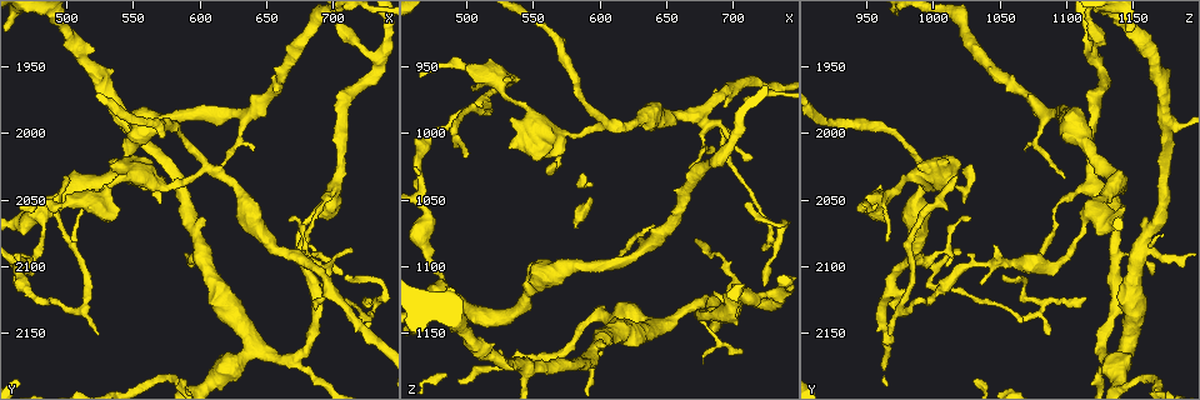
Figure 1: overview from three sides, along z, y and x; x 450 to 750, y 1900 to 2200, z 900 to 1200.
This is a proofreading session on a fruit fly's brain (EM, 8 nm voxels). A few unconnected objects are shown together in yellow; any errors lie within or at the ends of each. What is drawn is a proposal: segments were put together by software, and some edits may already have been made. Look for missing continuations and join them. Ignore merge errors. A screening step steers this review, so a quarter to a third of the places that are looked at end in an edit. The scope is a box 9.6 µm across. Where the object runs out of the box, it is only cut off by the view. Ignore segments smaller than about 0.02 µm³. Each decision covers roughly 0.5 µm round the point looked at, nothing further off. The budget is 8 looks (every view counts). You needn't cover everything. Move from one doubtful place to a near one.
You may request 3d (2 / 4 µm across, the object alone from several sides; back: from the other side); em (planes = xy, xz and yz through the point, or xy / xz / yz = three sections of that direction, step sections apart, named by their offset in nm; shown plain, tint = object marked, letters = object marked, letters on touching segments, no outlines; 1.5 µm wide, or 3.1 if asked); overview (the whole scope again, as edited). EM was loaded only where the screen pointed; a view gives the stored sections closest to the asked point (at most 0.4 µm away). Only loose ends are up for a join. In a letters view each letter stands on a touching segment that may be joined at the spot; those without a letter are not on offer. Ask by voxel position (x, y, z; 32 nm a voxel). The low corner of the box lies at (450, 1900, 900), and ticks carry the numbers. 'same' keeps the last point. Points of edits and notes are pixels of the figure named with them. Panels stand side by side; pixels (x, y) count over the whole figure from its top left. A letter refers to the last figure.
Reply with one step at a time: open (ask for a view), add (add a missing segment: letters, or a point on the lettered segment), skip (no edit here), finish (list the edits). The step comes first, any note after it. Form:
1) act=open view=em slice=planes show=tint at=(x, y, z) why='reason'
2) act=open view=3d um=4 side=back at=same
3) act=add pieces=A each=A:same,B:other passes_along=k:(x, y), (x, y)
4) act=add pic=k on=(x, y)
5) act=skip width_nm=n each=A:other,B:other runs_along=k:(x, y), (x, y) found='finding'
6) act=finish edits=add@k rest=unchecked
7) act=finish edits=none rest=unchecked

act=open view=3d um=4 at=(526, 2150, 968) why='thin end'

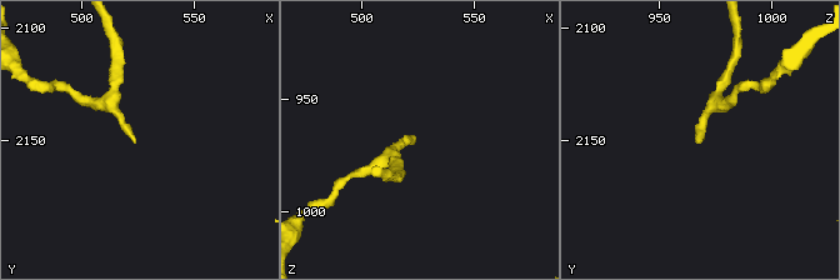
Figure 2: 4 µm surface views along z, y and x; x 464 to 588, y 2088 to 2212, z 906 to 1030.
act=open view=em slice=yz step=8 show=letters at=(524, 2150, 966)

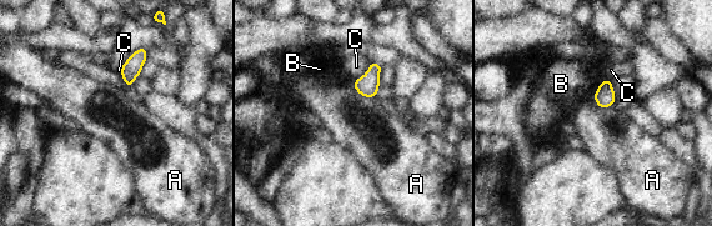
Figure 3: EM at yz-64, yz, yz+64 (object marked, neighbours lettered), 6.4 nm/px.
act=open view=em slice=planes show=letters at=same

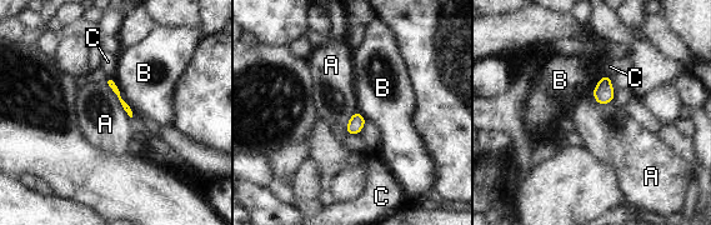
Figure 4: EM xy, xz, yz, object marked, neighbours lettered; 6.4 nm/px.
act=skip longest_contact=A:300nm each=A:other,B:other,C:other runs_along=4:(108, 79), (130, 114) found='no lettered segment goes on from it'

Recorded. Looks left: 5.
act=open view=em slice=yz step=8 show=letters at=(726, 2124, 1114) why='tapers out'

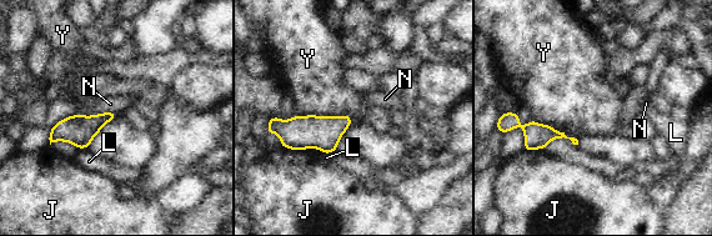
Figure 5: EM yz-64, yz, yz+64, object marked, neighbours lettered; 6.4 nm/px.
act=open view=em slice=planes show=letters at=same

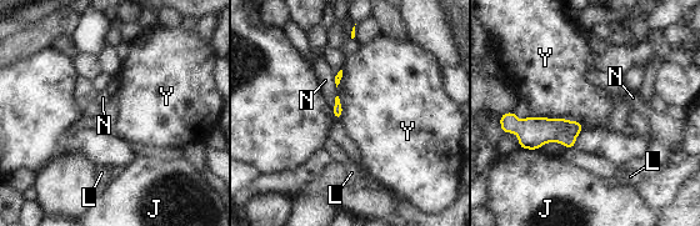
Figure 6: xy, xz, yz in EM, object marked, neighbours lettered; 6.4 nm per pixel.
act=skip each=J:other,L:other,N:other,Y:other found='no lettered segment goes on from it'

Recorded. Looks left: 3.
act=open view=3d um=4 at=(708, 2108, 1162) why='branch stops here'

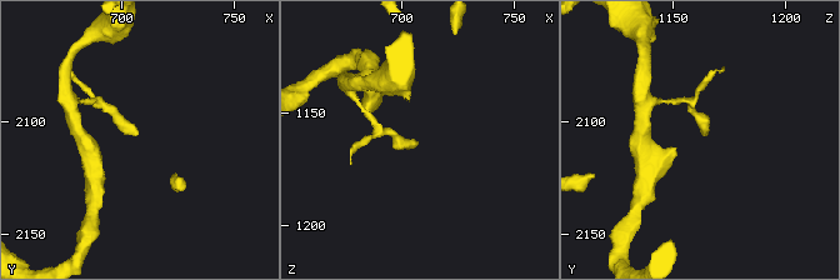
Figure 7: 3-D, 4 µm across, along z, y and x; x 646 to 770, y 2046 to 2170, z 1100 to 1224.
act=open view=em slice=xy step=4 show=letters at=(706, 2107, 1164)

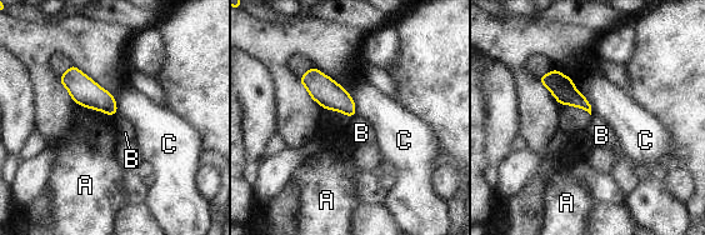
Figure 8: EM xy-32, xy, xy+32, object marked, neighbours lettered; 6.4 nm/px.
act=skip each=A:other,B:other,C:other found='no lettered segment goes on from it'

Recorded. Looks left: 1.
act=finish edits=none rest=unchecked

